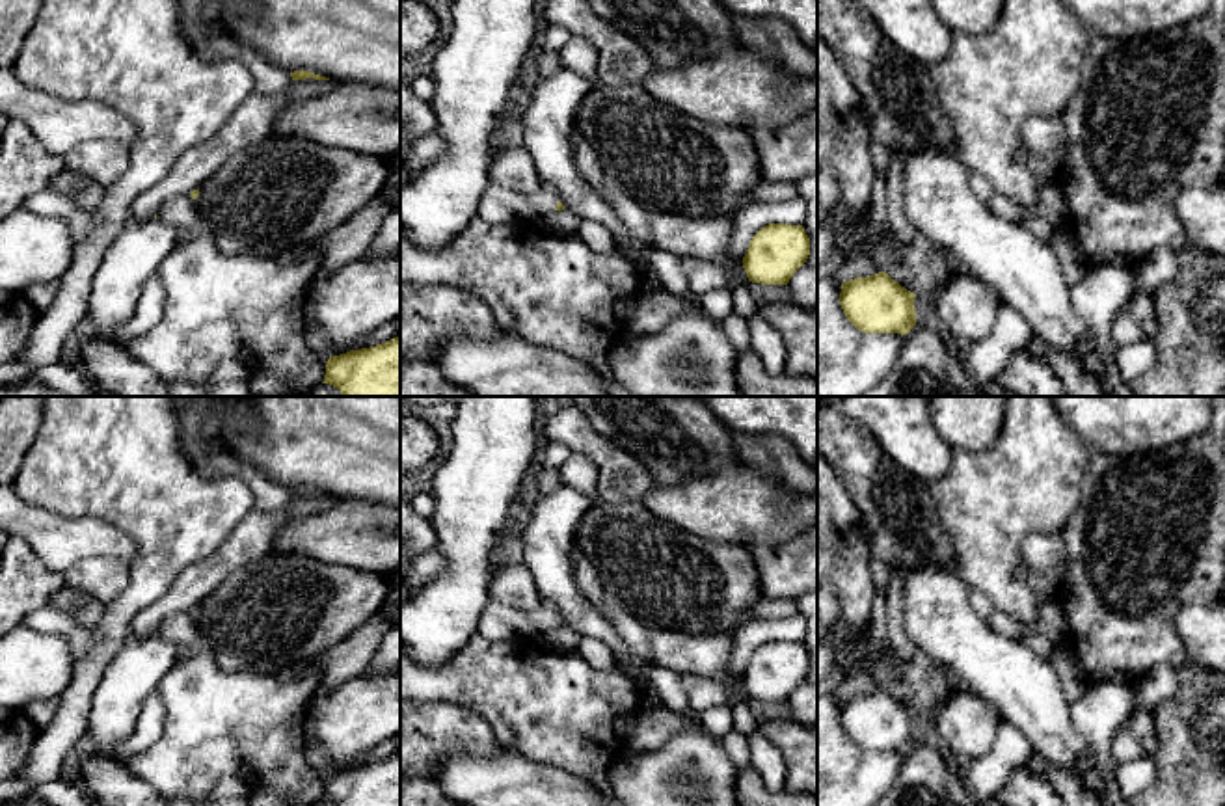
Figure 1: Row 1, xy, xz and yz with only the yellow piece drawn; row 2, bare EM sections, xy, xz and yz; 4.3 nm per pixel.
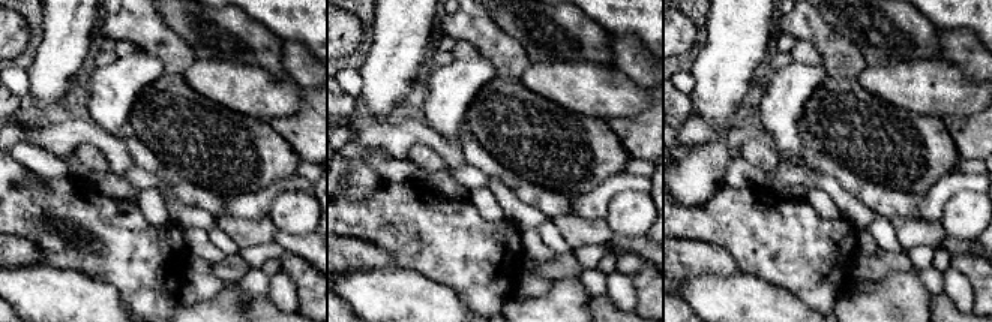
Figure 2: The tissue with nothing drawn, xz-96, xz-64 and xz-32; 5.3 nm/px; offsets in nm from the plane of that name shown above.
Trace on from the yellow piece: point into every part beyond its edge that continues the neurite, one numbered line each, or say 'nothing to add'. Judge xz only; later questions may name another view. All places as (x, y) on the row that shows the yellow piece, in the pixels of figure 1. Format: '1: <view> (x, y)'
1: xz (498, 205)

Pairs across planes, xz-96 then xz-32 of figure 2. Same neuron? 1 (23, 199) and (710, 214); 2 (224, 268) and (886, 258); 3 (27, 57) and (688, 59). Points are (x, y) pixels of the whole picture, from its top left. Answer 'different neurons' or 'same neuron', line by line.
1: same neuron
2: same neuron
3: same neuron

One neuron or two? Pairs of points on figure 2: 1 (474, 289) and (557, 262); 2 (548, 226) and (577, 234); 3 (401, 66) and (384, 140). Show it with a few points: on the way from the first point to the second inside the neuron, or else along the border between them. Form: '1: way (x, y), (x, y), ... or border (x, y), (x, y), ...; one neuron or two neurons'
1: border (524, 256), (520, 274); two neurons
2: border (551, 220), (572, 249); two neurons
3: border (359, 110), (374, 120), (384, 122); two neurons

